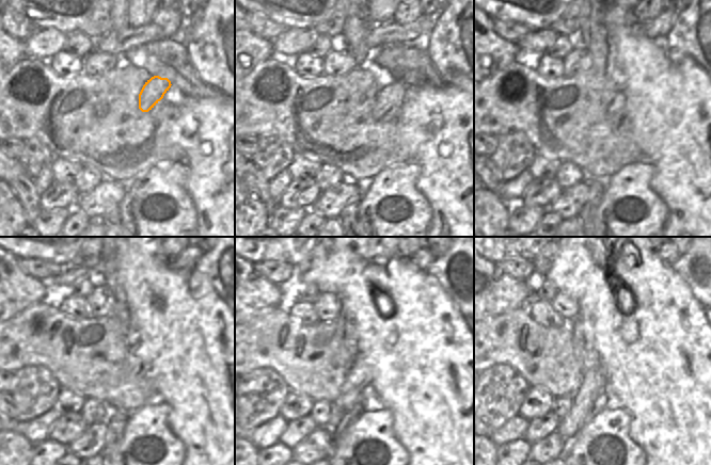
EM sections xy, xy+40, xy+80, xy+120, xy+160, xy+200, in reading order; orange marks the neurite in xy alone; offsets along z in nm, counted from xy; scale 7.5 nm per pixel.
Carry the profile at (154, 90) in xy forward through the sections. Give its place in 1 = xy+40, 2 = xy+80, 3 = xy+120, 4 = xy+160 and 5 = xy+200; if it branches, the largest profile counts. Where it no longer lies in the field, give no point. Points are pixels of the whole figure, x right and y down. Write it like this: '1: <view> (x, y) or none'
1: xy+40 (389, 100)
2: xy+80 (616, 114)
3: xy+120 (135, 366)
4: xy+160 (360, 375)
5: xy+200 (594, 381)

